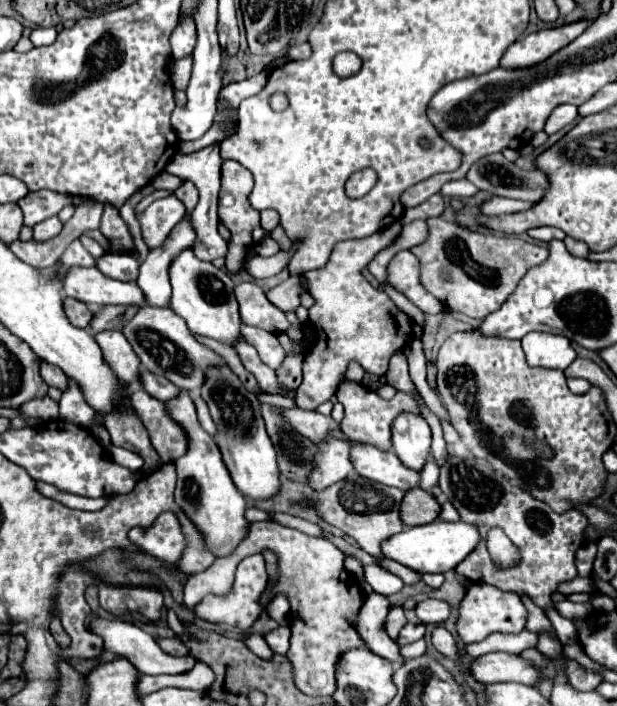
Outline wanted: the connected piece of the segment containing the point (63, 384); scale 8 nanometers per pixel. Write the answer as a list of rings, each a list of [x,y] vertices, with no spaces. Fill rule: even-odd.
[[[41,362],[41,378],[49,384],[49,386],[55,386],[59,388],[61,392],[67,390],[67,376],[61,374],[61,370],[57,366],[51,366],[47,362]]]

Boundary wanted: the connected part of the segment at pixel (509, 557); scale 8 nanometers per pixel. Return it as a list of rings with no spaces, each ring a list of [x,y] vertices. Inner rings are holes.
[[[491,528],[487,532],[485,544],[487,544],[487,550],[495,558],[499,568],[508,568],[516,564],[518,550],[509,542],[509,538],[505,536],[505,532],[501,528]]]

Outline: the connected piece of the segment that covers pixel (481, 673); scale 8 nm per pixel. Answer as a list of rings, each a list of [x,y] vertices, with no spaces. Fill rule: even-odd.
[[[491,652],[475,658],[469,666],[471,676],[481,684],[493,682],[521,682],[527,686],[535,686],[541,680],[541,674],[517,654],[507,652]]]

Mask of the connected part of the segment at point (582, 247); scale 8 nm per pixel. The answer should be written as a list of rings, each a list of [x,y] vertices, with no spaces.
[[[565,238],[563,242],[565,242],[567,250],[569,250],[573,256],[579,256],[579,258],[587,258],[587,254],[591,252],[591,250],[589,250],[589,246],[587,246],[585,242],[579,242],[579,240],[575,240],[575,238]]]

